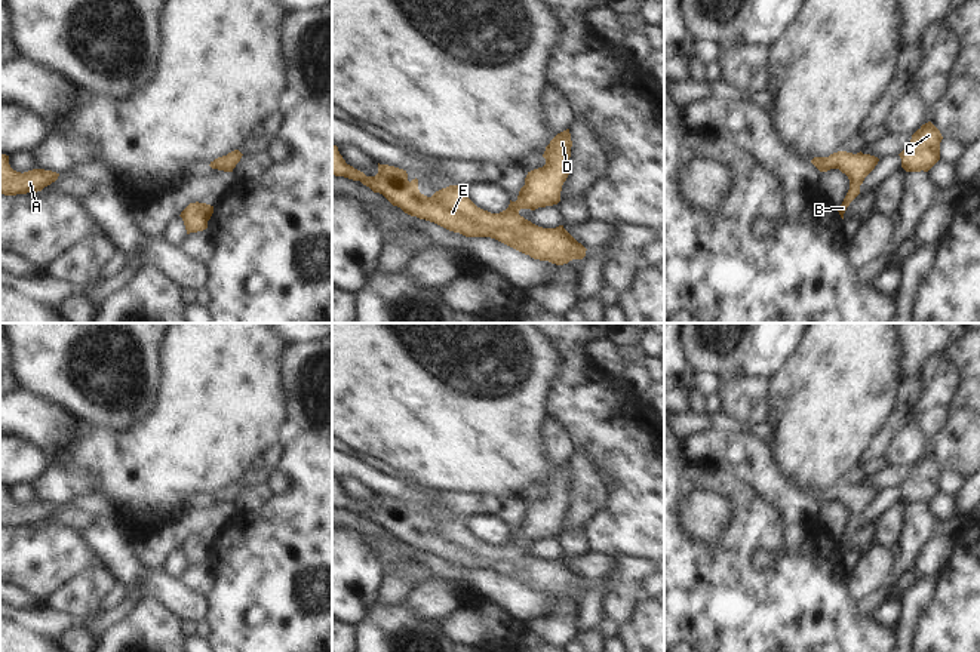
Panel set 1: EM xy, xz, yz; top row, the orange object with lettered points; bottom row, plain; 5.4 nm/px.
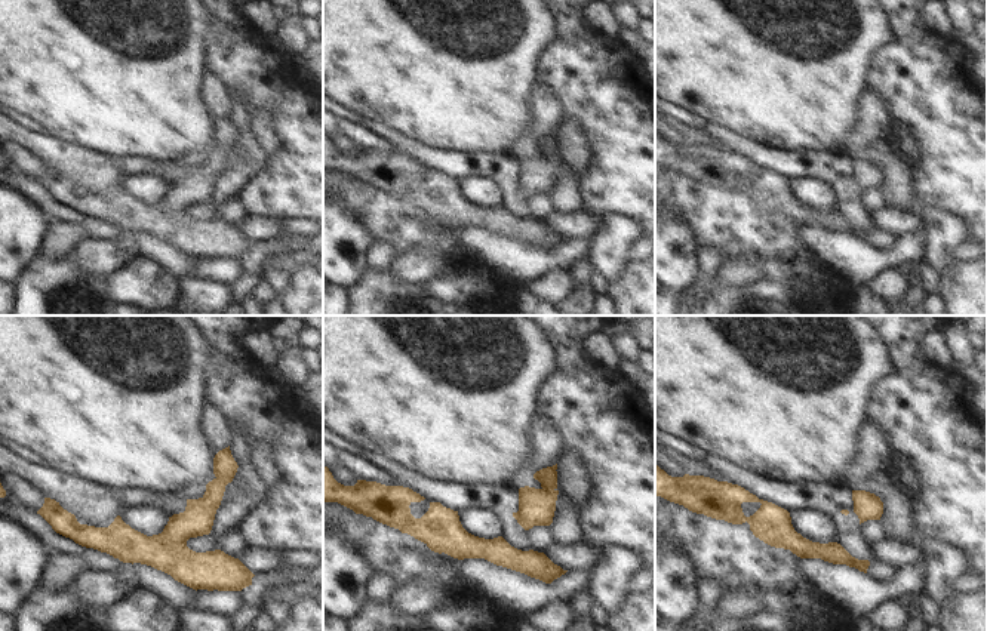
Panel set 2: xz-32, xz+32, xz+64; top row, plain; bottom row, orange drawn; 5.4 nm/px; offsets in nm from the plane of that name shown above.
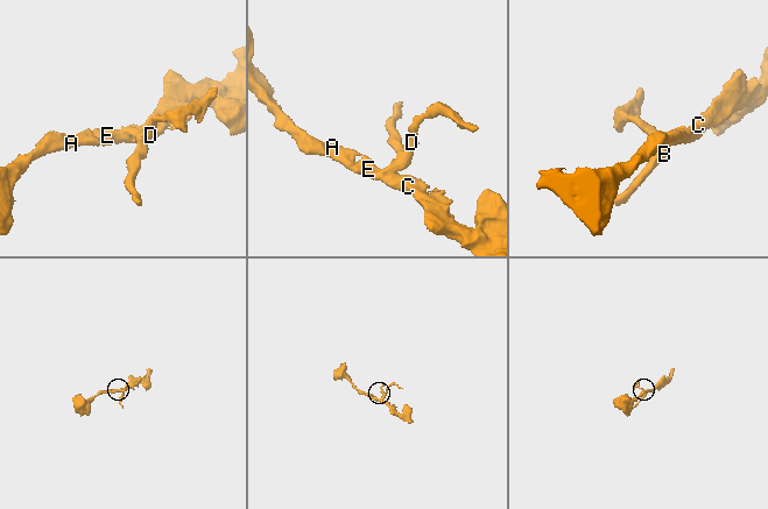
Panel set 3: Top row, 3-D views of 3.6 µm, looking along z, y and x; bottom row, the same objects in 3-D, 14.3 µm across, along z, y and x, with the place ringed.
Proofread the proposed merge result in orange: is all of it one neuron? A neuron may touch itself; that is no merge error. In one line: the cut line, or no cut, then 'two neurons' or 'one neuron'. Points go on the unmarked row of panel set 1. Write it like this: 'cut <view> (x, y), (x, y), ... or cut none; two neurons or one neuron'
cut none; one neuron

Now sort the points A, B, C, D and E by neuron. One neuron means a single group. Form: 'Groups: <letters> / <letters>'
Groups: A B C D E.

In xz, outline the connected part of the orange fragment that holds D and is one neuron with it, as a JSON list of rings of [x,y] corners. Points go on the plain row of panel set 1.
[[[569,461],[557,465],[546,479],[543,489],[546,496],[543,499],[528,504],[525,517],[520,520],[517,532],[511,533],[506,542],[500,545],[491,545],[477,539],[466,526],[464,519],[449,517],[436,523],[431,529],[427,529],[418,522],[418,511],[408,513],[408,505],[403,501],[380,496],[375,508],[366,508],[363,504],[347,496],[338,483],[338,479],[332,476],[332,507],[344,508],[353,513],[360,513],[369,519],[374,525],[383,526],[393,538],[400,539],[405,545],[434,554],[449,563],[460,565],[466,569],[491,569],[495,570],[534,591],[549,593],[556,597],[568,596],[572,591],[583,591],[586,588],[586,579],[578,575],[565,560],[559,557],[556,560],[543,560],[519,547],[520,541],[535,542],[538,539],[553,538],[560,533],[562,517],[569,507],[569,489],[571,489],[571,465]]]

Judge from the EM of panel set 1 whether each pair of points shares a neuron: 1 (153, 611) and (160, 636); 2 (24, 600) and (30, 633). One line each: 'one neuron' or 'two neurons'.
1: one neuron
2: two neurons

